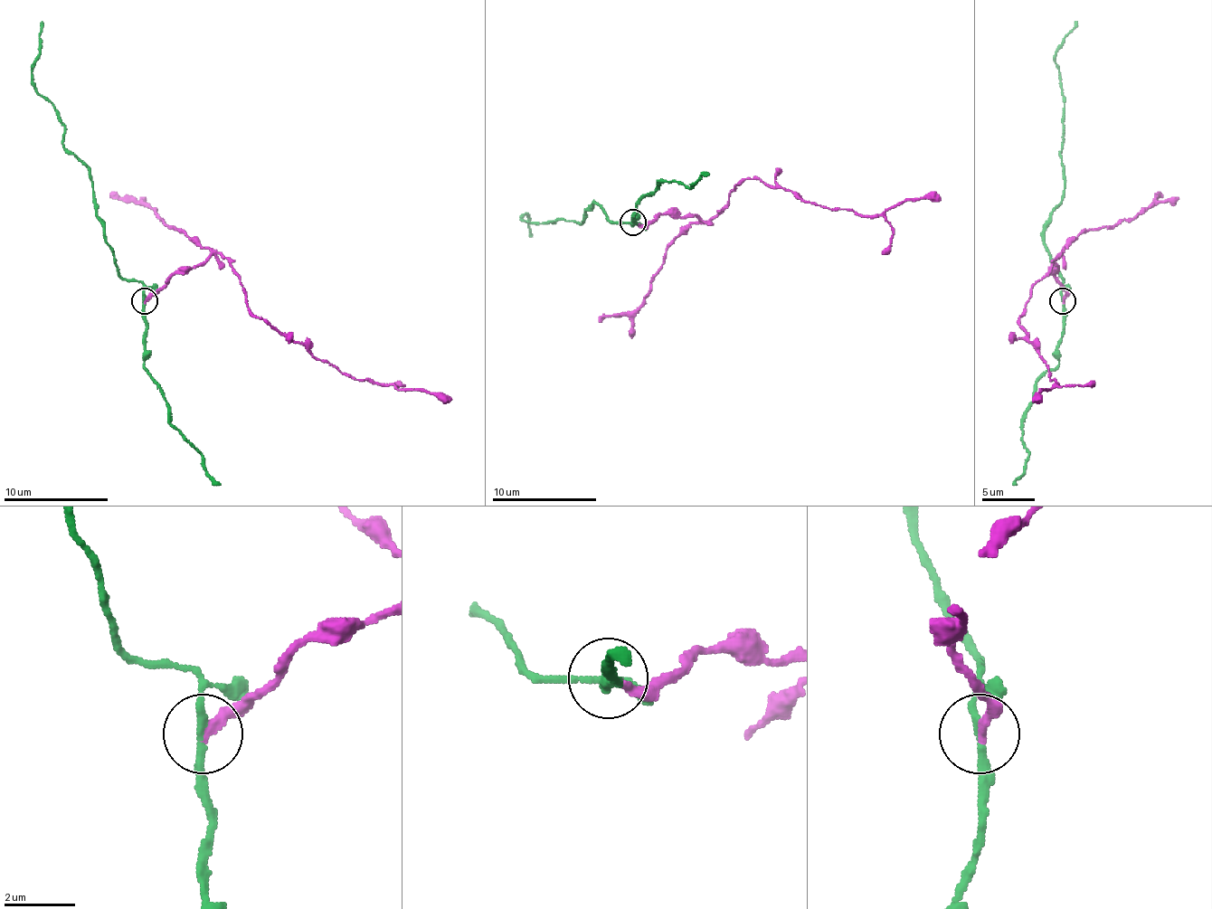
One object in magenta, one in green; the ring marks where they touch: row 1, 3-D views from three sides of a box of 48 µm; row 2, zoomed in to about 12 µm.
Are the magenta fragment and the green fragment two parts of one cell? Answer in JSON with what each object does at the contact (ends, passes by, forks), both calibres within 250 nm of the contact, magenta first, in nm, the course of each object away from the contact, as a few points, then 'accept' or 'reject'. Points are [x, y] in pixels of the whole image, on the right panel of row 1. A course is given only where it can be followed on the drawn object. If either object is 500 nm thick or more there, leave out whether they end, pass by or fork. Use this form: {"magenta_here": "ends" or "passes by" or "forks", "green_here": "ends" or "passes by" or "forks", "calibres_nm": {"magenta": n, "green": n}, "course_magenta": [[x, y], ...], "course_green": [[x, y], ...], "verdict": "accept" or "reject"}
{"magenta_here": "ends", "green_here": "passes by", "calibres_nm": {"magenta": 280, "green": 200}, "course_magenta": [[1064, 301], [1066, 291], [1055, 275], [1061, 254], [1032, 288], [1018, 317], [1055, 383], [1035, 401]], "course_green": [[1064, 301], [1064, 280], [1045, 241], [1045, 222], [1061, 202], [1064, 173], [1064, 112], [1055, 50], [1076, 21]], "verdict": "reject"}

